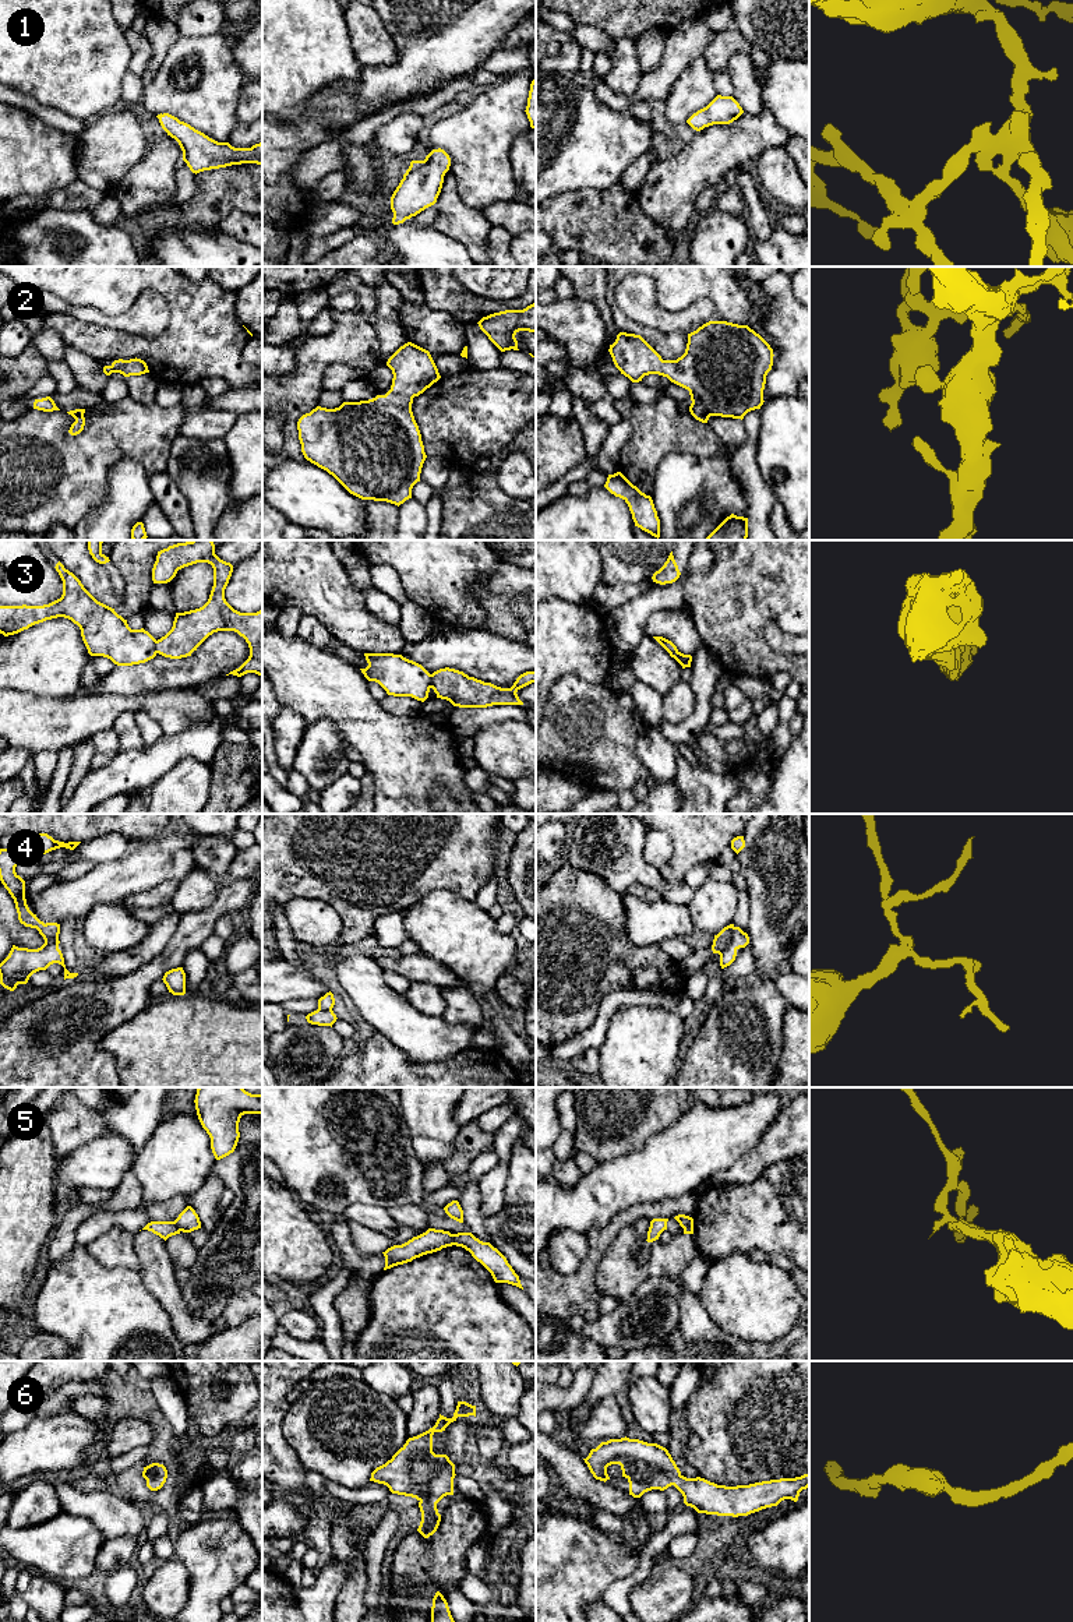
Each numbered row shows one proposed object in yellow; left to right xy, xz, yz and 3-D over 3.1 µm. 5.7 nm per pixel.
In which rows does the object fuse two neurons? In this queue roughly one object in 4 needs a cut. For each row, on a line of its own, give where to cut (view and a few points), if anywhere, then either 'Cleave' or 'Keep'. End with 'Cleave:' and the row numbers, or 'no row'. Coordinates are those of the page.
1: No split. Keep
2: No split. Keep
3: Split along xz (430, 674), (431, 687). Cleave
4: Split along yz (734, 927), (731, 945), (719, 954). Cleave
5: Split along xz (451, 1234), (454, 1244). Cleave
6: No split. Keep
Cleave: 3, 4, 5

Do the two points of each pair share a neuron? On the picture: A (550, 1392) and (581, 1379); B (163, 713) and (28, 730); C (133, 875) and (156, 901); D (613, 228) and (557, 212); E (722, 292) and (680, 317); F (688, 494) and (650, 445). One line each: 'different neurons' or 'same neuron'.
A: same neuron
B: same neuron
C: different neurons
D: same neuron
E: different neurons
F: different neurons

